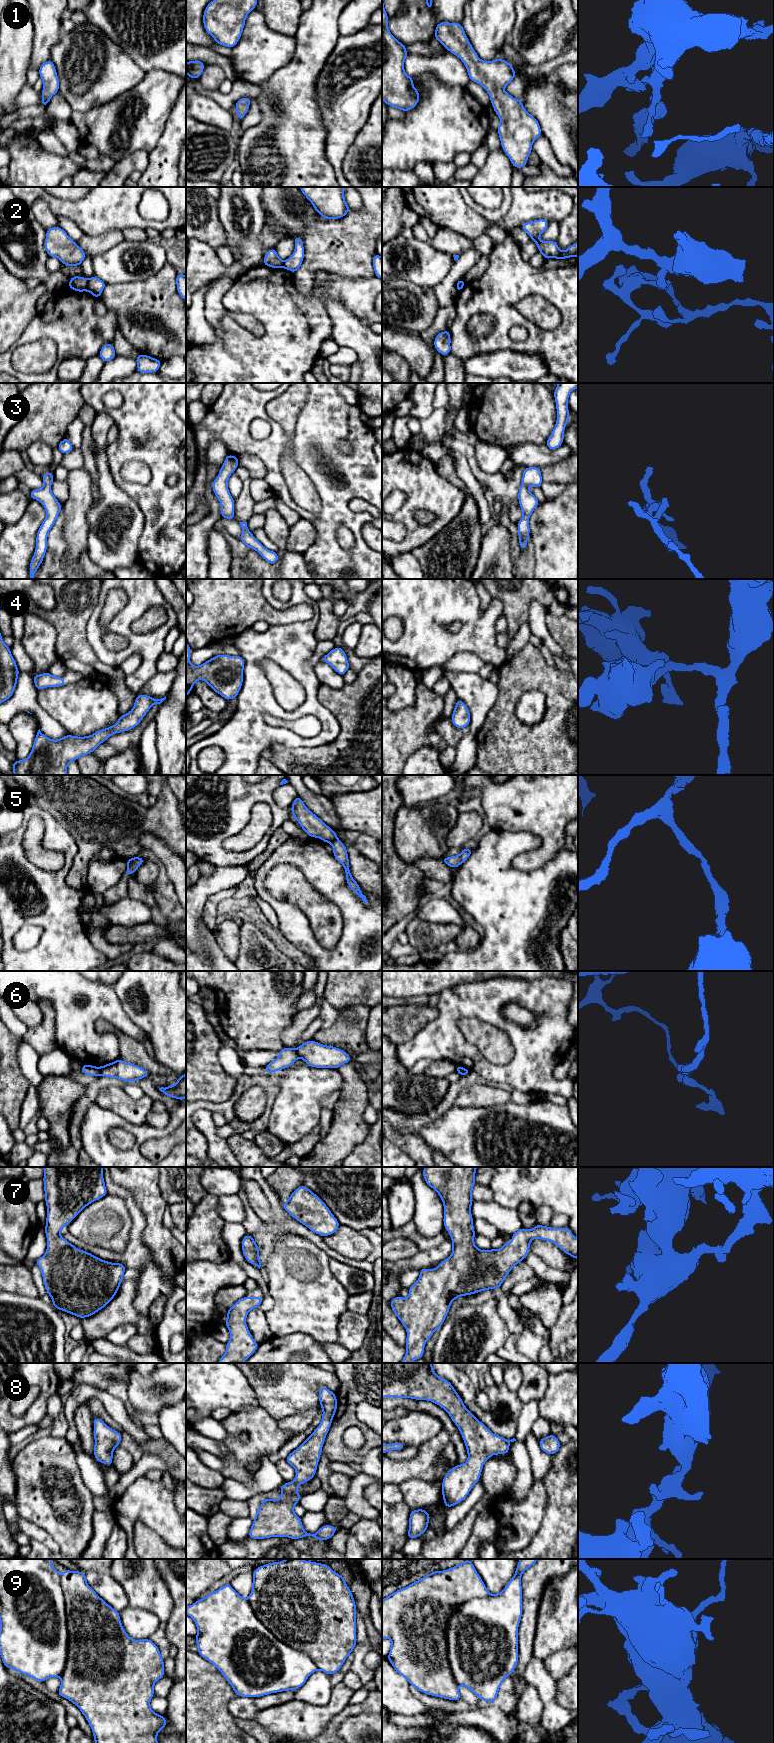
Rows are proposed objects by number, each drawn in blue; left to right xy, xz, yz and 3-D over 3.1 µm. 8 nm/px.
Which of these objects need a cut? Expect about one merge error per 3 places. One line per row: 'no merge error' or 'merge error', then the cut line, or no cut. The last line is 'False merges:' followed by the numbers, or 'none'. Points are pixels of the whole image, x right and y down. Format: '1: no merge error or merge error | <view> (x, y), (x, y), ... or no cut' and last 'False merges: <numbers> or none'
1: no merge error | no cut
2: merge error | xy (88, 279), (86, 289)
3: no merge error | no cut
4: no merge error | no cut
5: no merge error | no cut
6: merge error | xy (99, 1067), (101, 1075)
7: no merge error | no cut
8: no merge error | no cut
9: no merge error | no cut
False merges: 2, 6

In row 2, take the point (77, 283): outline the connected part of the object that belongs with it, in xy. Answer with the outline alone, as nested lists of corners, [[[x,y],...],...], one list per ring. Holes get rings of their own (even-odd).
[[[72,276],[69,280],[69,288],[73,291],[84,292],[87,290],[88,279],[81,276]]]

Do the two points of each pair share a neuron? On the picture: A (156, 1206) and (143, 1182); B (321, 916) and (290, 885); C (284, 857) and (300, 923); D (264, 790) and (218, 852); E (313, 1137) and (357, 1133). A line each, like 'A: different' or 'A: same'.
A: same
B: same
C: same
D: same
E: different

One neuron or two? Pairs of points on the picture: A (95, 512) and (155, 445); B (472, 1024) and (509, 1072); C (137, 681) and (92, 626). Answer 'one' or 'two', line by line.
A: two
B: two
C: one

